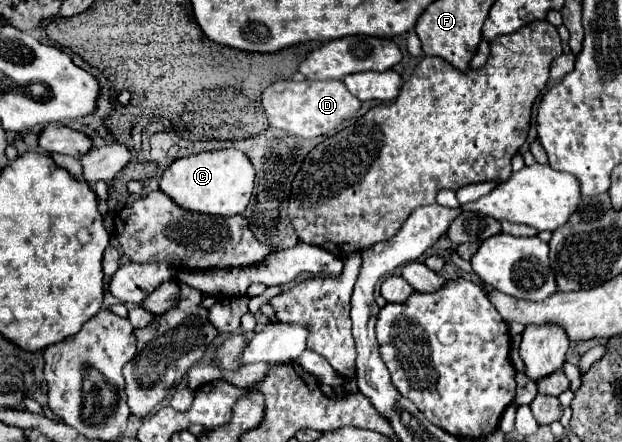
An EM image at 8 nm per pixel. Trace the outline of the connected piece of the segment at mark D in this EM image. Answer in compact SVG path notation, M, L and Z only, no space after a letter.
M276 81L264 89L262 105L272 127L304 139L316 139L356 115L362 103L346 89L342 81Z

